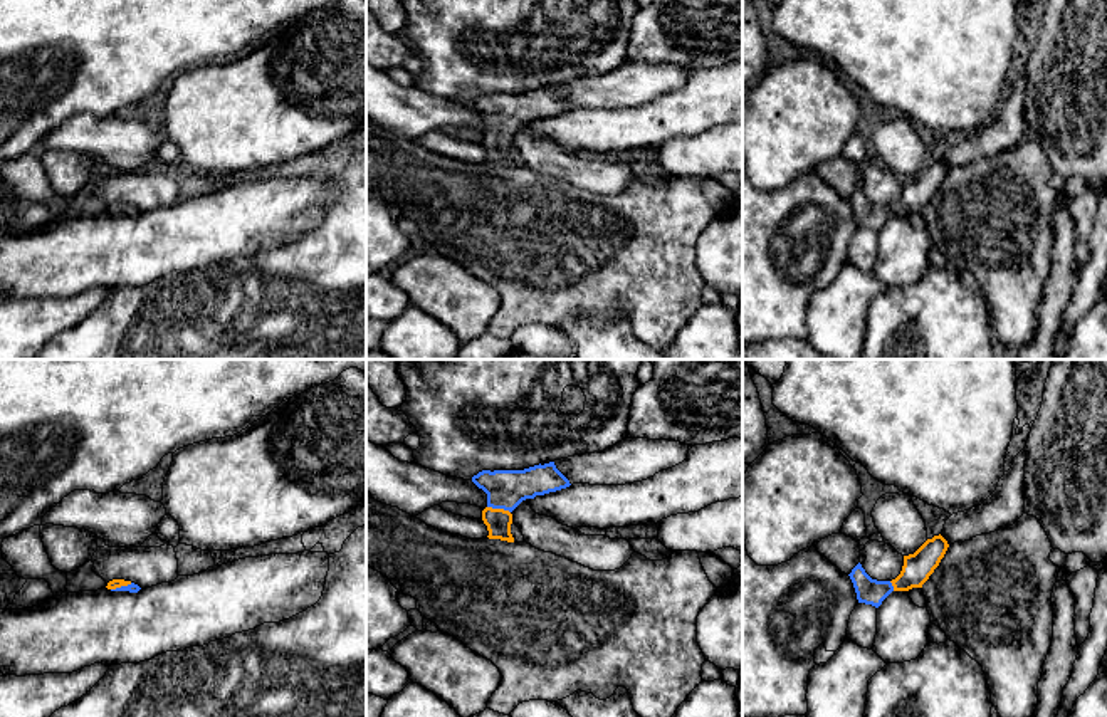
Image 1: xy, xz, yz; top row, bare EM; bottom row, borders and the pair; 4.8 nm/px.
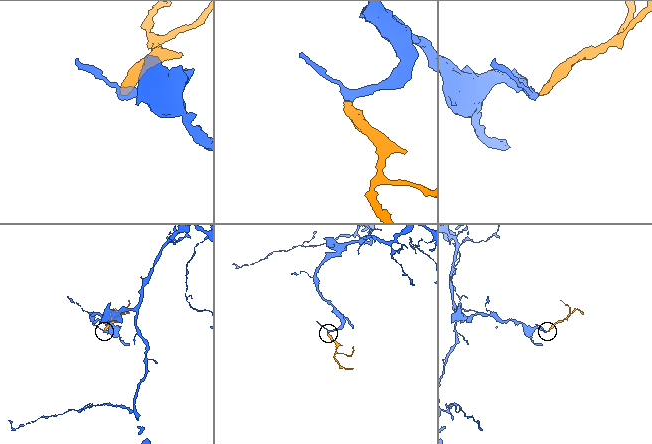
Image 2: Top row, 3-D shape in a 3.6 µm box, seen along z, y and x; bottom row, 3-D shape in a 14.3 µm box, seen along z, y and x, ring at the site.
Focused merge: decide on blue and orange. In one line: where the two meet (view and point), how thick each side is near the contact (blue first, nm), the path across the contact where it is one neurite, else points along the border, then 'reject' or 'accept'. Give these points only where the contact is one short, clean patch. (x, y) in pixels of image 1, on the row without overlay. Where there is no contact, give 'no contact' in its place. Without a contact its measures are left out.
xz (499, 131) | 190/120 nm | across xz (506, 113), (499, 131), (498, 145) | accept

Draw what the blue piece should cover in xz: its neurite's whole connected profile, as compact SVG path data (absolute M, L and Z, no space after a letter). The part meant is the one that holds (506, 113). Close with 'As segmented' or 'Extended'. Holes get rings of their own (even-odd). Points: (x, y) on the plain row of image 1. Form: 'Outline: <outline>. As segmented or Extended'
Outline: M554 86L524 94L482 94L472 101L472 106L487 118L487 131L482 134L482 144L489 154L487 161L507 166L514 166L511 136L522 124L571 109Z. Extended

